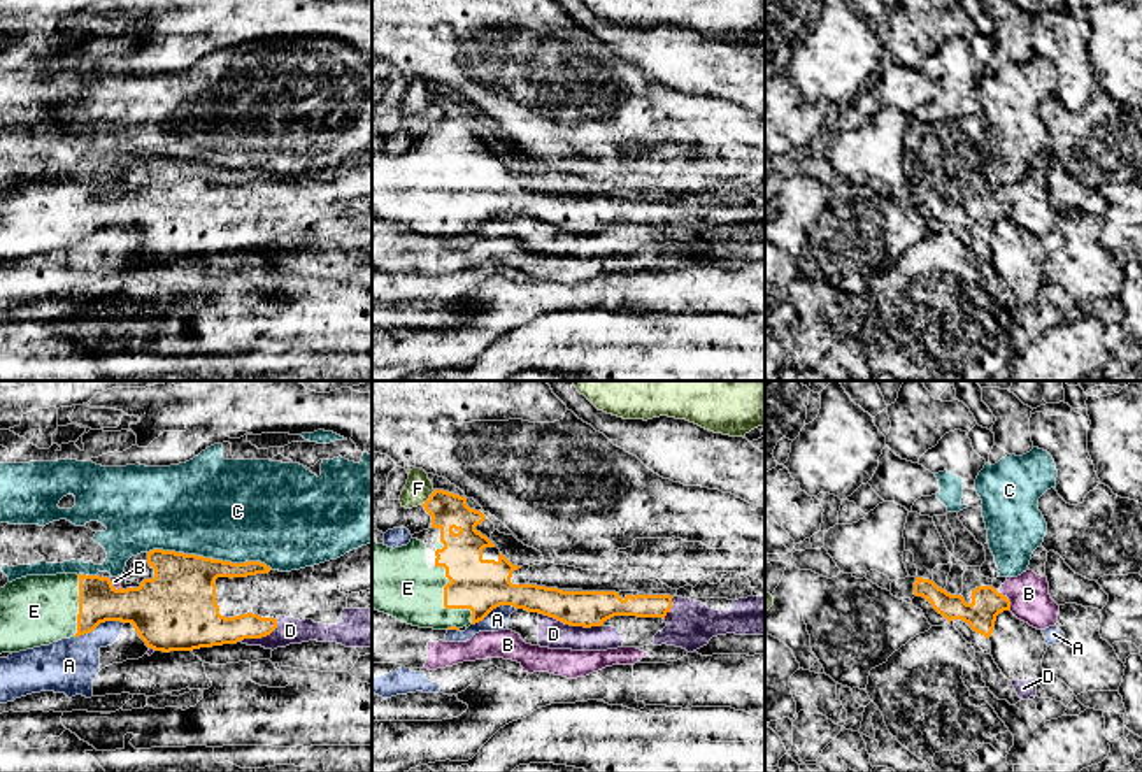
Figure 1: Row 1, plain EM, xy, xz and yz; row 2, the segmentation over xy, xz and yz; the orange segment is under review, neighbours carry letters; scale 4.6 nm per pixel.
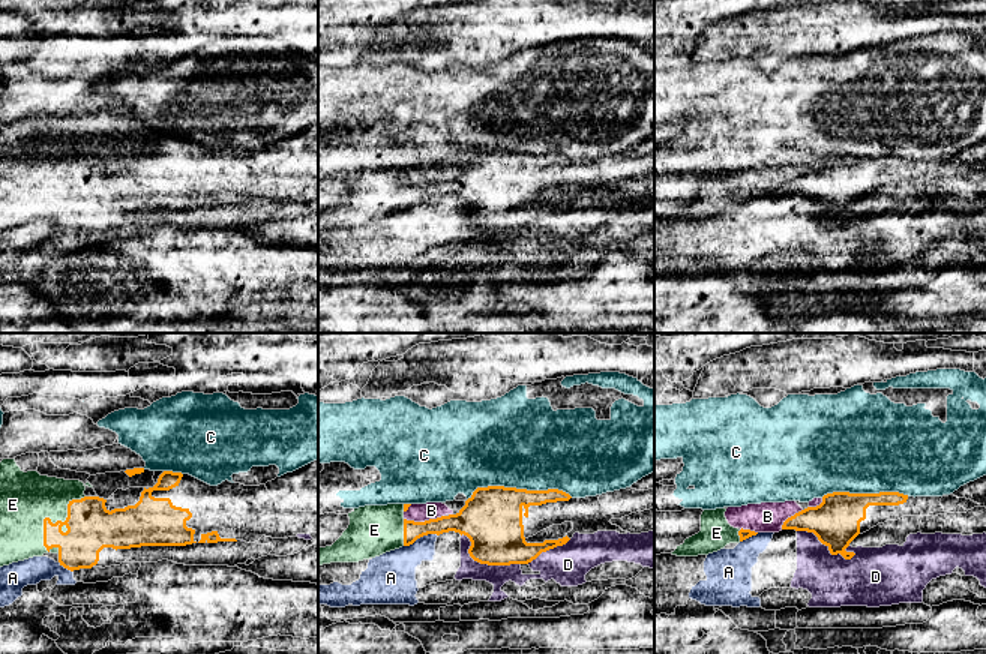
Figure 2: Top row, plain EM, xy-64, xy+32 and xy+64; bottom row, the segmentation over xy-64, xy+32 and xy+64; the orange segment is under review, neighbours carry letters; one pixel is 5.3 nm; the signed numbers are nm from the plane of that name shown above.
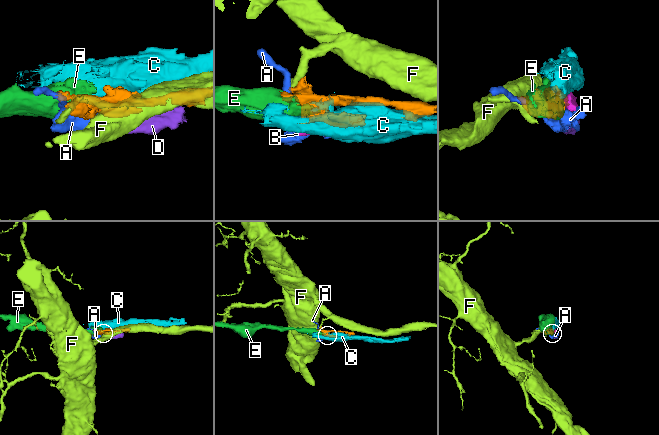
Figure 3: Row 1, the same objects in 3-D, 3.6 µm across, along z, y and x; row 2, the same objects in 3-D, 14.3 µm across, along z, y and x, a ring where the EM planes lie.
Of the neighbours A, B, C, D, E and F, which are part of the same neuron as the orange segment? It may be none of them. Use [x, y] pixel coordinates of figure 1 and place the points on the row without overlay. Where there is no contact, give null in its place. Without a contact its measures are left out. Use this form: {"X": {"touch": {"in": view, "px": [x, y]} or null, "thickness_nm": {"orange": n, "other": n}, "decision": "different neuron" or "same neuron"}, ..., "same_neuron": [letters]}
{"A": {"touch": {"in": "xy", "px": [99, 230]}, "thickness_nm": {"orange": 220, "other": 260}, "decision": "different neuron"}, "B": {"touch": {"in": "yz", "px": [1009, 207]}, "thickness_nm": {"orange": 140, "other": 190}, "decision": "different neuron"}, "C": {"touch": {"in": "xy", "px": [211, 165]}, "thickness_nm": {"orange": 340, "other": 460}, "decision": "different neuron"}, "D": {"touch": {"in": "xz", "px": [570, 232]}, "thickness_nm": {"orange": 160, "other": 140}, "decision": "different neuron"}, "E": {"touch": {"in": "xz", "px": [444, 209]}, "thickness_nm": {"orange": 240, "other": 300}, "decision": "same neuron"}, "F": {"touch": {"in": "xz", "px": [430, 104]}, "thickness_nm": {"orange": 170, "other": 120}, "decision": "different neuron"}, "same_neuron": ["E"]}

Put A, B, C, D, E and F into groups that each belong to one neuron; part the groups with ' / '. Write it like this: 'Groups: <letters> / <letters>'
Groups: A D / B / C / E / F

